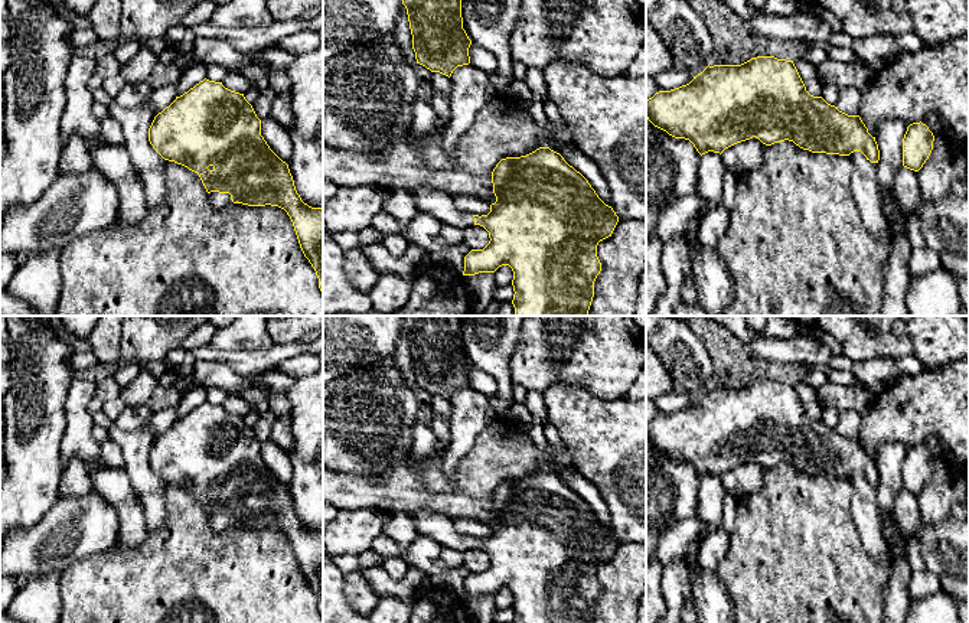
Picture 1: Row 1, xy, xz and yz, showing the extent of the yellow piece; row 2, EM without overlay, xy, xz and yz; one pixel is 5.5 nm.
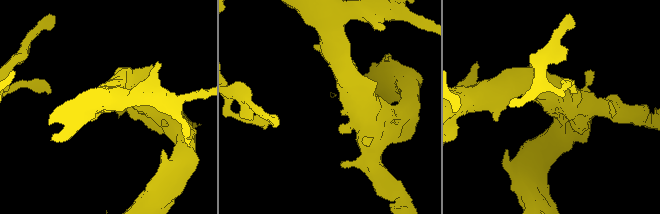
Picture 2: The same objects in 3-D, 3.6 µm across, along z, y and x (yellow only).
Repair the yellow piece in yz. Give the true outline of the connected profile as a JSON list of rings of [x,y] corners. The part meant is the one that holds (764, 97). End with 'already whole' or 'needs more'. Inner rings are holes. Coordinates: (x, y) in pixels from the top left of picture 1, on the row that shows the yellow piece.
[[[757,56],[741,65],[707,66],[694,79],[671,91],[659,91],[646,100],[646,118],[675,138],[689,140],[702,156],[758,138],[771,146],[784,140],[803,150],[849,156],[861,151],[871,163],[878,163],[880,150],[859,115],[848,115],[822,97],[813,97],[793,63],[774,56]]] | already whole

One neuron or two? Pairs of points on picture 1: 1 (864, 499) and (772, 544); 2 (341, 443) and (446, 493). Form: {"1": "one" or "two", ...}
{"1": "two", "2": "two"}

